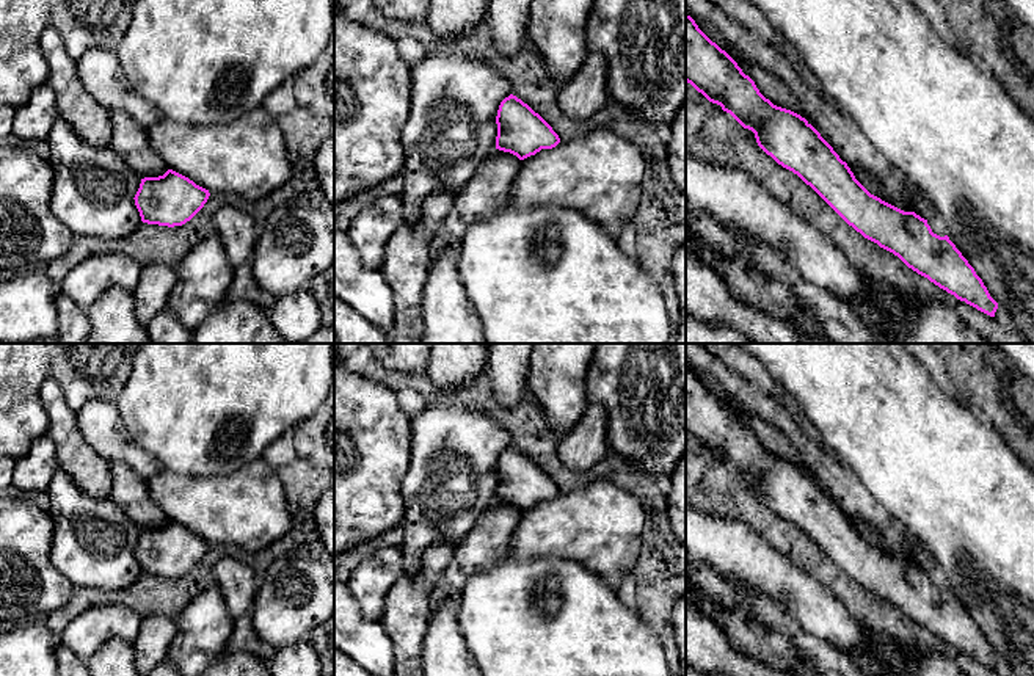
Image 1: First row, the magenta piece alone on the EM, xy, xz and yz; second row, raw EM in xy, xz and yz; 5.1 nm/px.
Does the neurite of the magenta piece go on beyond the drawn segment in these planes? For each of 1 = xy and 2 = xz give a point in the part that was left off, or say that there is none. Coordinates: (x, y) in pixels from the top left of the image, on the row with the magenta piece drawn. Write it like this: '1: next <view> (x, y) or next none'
1: next none
2: next none

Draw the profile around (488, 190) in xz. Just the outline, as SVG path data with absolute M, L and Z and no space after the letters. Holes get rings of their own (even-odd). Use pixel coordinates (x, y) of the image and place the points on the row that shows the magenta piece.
M494 149L477 168L471 180L453 196L452 209L436 229L431 240L431 256L447 246L461 245L468 227L512 201L512 185L521 169L521 160Z

